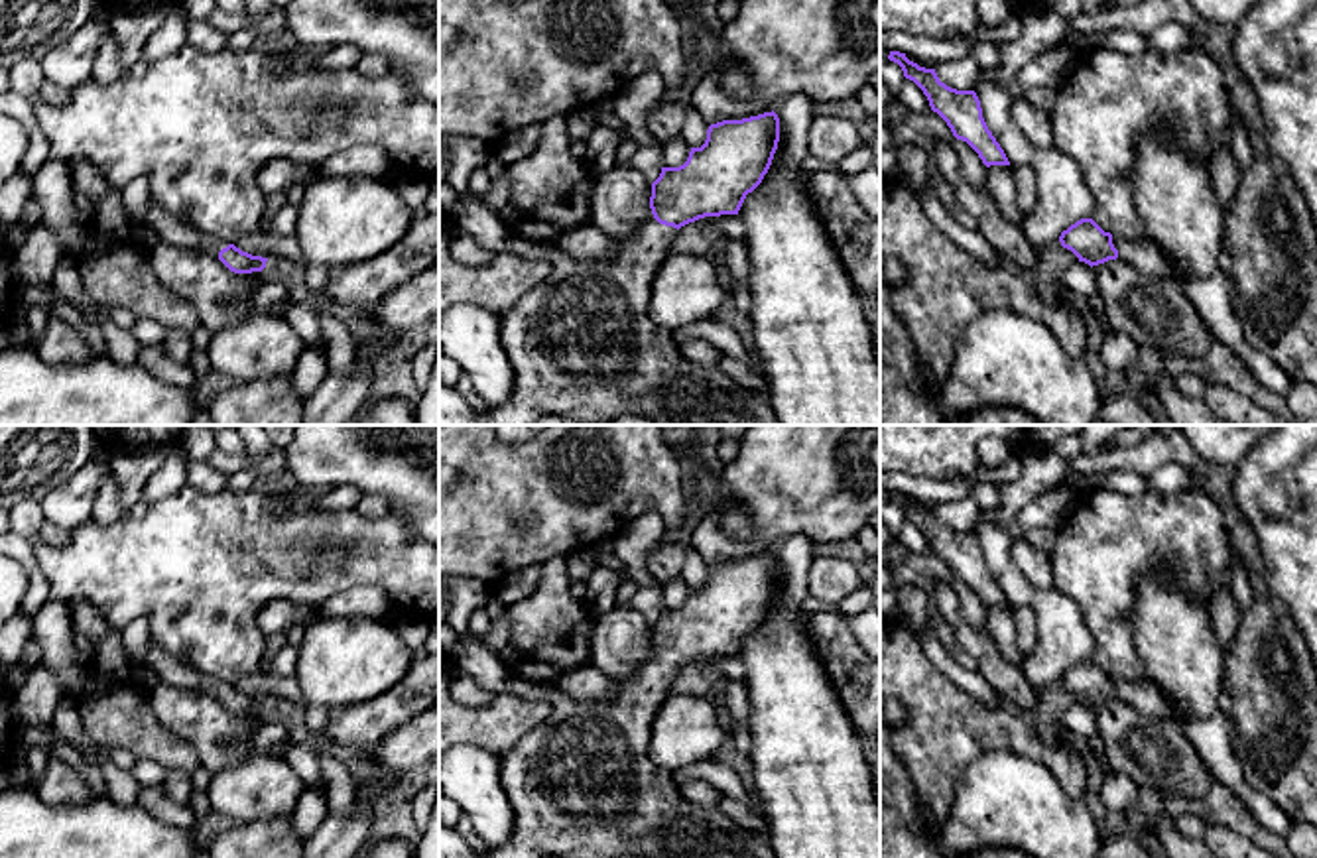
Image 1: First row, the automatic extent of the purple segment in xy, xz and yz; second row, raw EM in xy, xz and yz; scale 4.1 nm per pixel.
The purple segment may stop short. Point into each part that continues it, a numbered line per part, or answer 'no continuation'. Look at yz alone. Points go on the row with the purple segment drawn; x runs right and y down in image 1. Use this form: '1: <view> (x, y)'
1: yz (1144, 254)

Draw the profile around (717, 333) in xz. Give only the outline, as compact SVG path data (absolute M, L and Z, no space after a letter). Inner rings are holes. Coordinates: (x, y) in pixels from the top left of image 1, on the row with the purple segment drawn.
M709 317L695 321L691 325L673 331L677 344L687 340L703 340L715 346L721 354L740 360L758 370L758 356L752 346L748 346L738 331L719 317Z

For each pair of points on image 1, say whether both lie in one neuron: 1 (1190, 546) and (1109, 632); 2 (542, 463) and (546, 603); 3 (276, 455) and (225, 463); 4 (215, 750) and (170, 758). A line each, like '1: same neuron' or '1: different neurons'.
1: same neuron
2: different neurons
3: different neurons
4: different neurons

